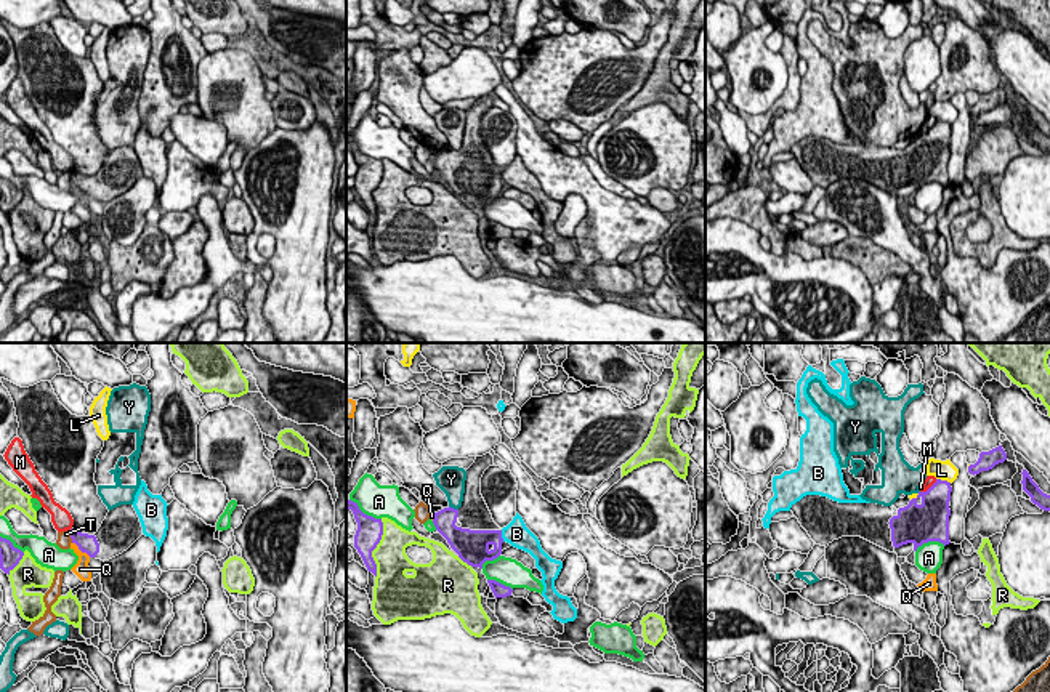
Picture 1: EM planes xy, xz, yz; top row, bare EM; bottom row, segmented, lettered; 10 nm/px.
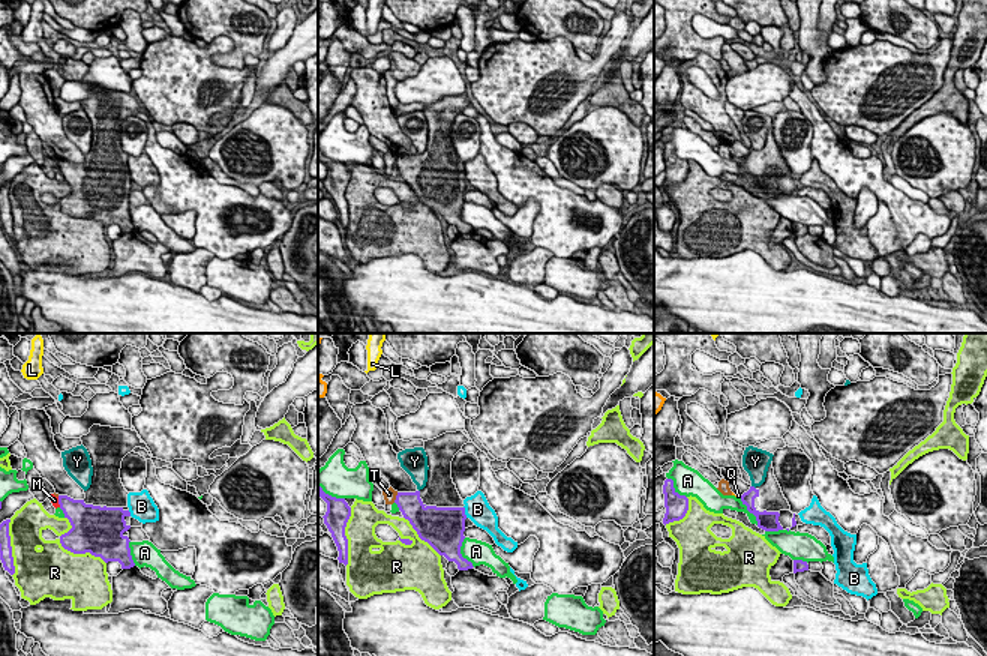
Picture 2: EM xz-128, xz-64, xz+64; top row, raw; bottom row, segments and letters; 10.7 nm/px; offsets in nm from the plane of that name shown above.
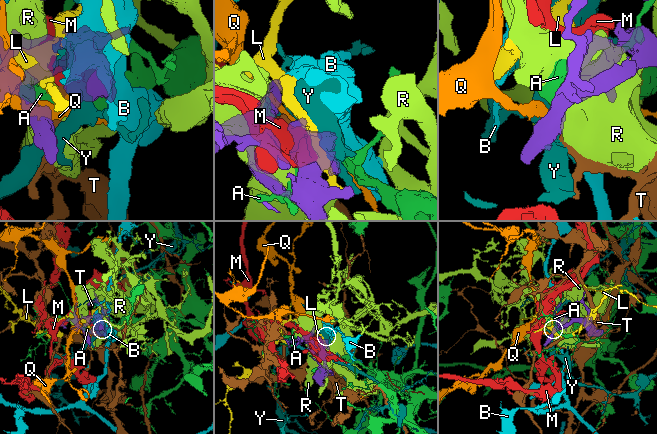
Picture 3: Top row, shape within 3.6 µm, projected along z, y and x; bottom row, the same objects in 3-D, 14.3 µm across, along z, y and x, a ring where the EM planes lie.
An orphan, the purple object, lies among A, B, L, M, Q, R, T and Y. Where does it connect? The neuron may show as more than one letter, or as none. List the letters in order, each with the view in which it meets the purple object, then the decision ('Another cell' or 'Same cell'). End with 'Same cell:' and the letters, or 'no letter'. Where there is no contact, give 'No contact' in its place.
A: Touches purple in yz. Another cell
B: Touches purple in xz. Another cell
L: Touches purple in yz. Another cell
M: Touches purple in yz. Another cell
Q: Touches purple in xy. Another cell
R: Touches purple in xz. Another cell
T: Touches purple in xy. Another cell
Y: Touches purple in xz. Another cell
Same cell: no letter

